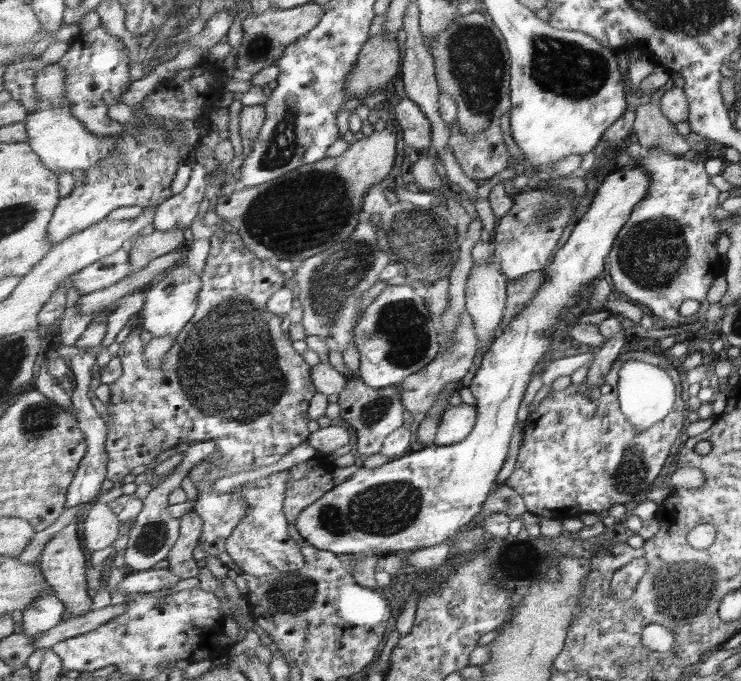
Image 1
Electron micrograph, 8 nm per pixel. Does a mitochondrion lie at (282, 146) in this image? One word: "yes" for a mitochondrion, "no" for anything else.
yes

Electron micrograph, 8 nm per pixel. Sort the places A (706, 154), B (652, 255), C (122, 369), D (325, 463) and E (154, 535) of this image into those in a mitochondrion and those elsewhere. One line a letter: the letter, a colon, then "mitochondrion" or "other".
A: other
B: mitochondrion
C: other
D: other
E: mitochondrion

